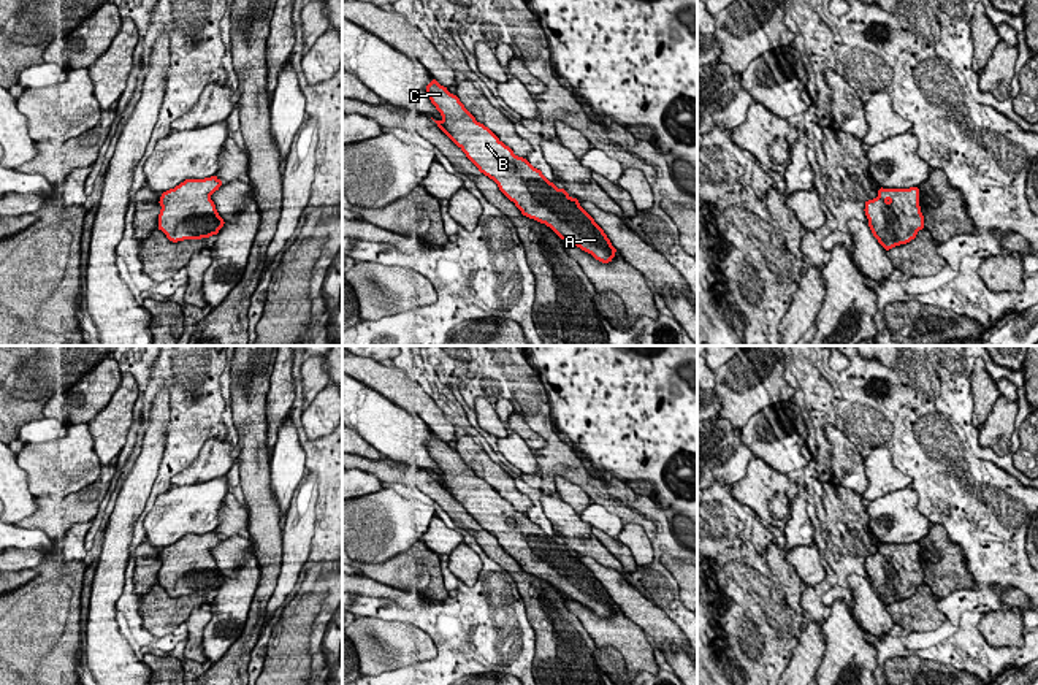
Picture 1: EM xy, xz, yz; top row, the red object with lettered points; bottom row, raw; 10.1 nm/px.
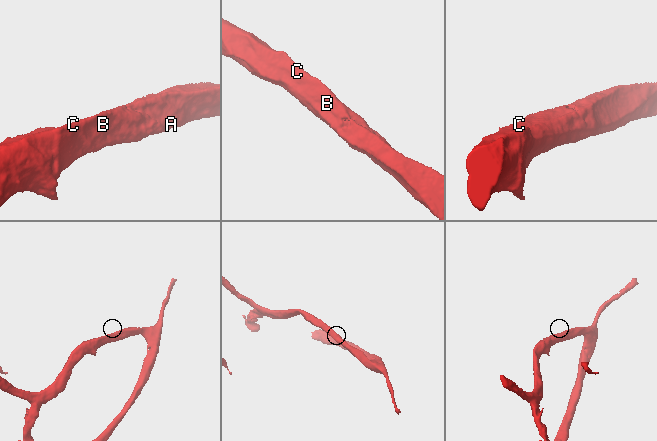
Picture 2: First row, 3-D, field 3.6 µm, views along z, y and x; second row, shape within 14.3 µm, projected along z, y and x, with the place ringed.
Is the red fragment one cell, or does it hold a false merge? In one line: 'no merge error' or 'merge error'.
no merge error

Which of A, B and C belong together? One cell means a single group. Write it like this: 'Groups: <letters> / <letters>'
Groups: A B C

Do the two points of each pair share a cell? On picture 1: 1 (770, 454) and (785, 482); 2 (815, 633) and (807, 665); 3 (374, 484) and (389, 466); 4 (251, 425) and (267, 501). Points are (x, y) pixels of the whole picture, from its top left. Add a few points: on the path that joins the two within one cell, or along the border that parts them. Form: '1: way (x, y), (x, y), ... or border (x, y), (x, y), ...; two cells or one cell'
1: border (753, 455), (786, 474); two cells
2: way (812, 641), (807, 657); one cell
3: border (358, 468), (373, 473), (382, 482); two cells
4: way (252, 444), (255, 482); one cell

